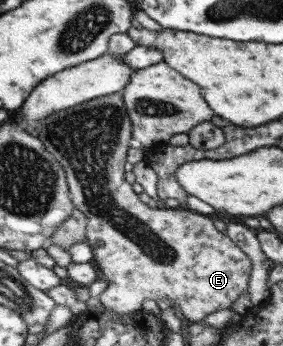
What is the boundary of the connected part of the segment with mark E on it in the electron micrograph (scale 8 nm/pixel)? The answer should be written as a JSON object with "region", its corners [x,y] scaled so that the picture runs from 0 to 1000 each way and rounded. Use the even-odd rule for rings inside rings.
{"region":[[[396,269],[212,318],[117,361],[124,396],[223,483],[251,587],[304,627],[297,697],[322,717],[322,757],[378,812],[375,832],[346,853],[357,884],[452,913],[495,902],[502,867],[587,867],[601,890],[633,890],[657,925],[700,934],[760,896],[809,890],[873,835],[887,751],[795,673],[763,668],[749,627],[654,598],[541,598],[488,575],[438,517],[431,483],[463,399],[456,347],[424,269]]]}

